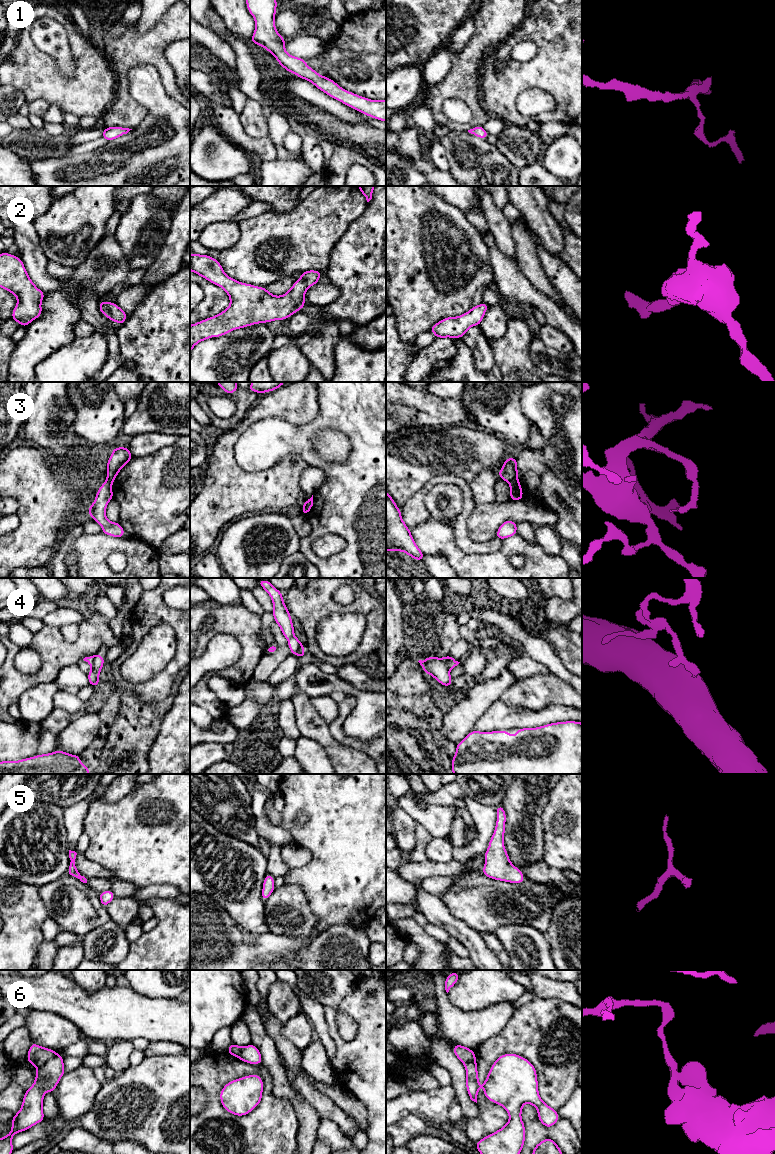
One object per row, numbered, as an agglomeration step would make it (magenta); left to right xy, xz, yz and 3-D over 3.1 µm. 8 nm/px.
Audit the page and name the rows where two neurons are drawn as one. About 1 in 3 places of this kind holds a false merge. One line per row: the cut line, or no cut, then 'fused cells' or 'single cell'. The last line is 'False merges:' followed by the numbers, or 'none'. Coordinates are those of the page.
1: no cut; single cell
2: no cut; single cell
3: cut in yz along (517, 478), (509, 483); fused cells
4: cut in yz along (447, 656), (448, 670); fused cells
5: no cut; single cell
6: cut in xy along (56, 1053), (37, 1068); fused cells
False merges: 3, 4, 6

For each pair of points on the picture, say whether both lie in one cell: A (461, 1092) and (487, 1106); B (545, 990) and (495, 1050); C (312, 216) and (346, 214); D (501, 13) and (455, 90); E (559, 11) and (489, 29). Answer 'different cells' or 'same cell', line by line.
A: different cells
B: different cells
C: same cell
D: same cell
E: different cells

